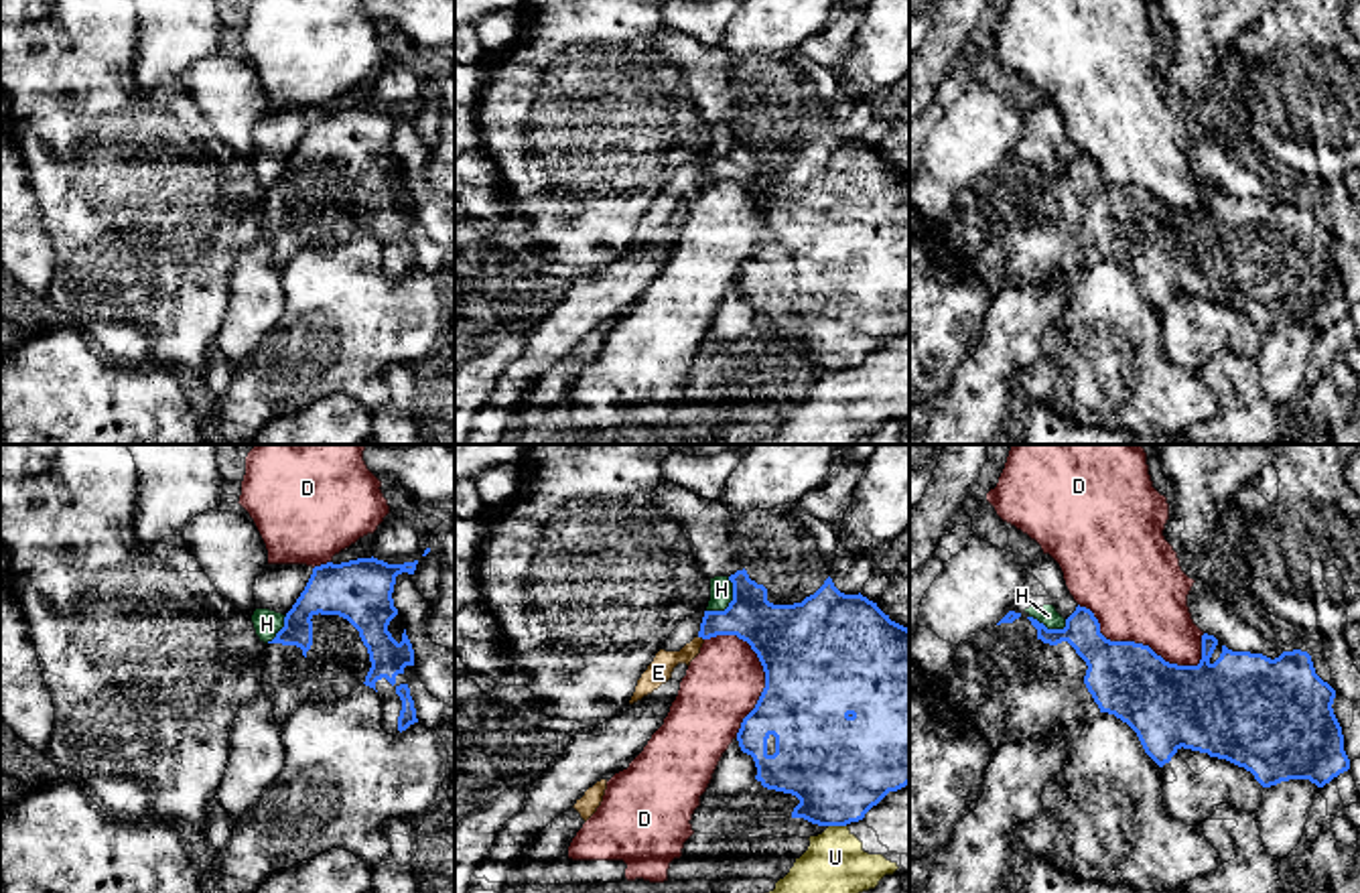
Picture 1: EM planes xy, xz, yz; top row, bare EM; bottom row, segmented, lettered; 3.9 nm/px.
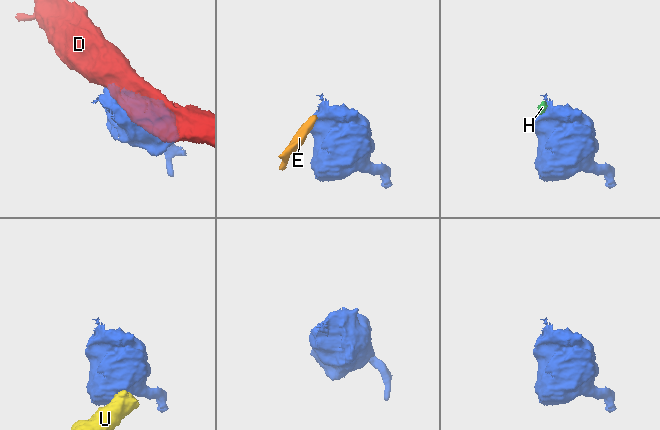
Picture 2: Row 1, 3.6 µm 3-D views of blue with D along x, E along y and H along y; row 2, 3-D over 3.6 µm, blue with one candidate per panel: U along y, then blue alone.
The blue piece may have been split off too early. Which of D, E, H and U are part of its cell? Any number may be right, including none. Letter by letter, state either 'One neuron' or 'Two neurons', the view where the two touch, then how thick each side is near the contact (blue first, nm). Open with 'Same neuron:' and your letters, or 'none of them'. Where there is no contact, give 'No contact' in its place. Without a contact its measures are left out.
Same neuron: none of them
D: Two neurons. Touches blue in yz. Thickness 300 nm (blue) against 400 nm
E: Two neurons. Touches blue in xz. Thickness 190 nm (blue) against 100 nm
H: Two neurons. Touches blue in xz. Thickness 260 nm (blue) against 100 nm
U: Two neurons. Touches blue in xz. Thickness 400 nm (blue) against 240 nm

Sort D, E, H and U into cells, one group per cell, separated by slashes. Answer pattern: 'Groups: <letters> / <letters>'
Groups: D / E H / U

